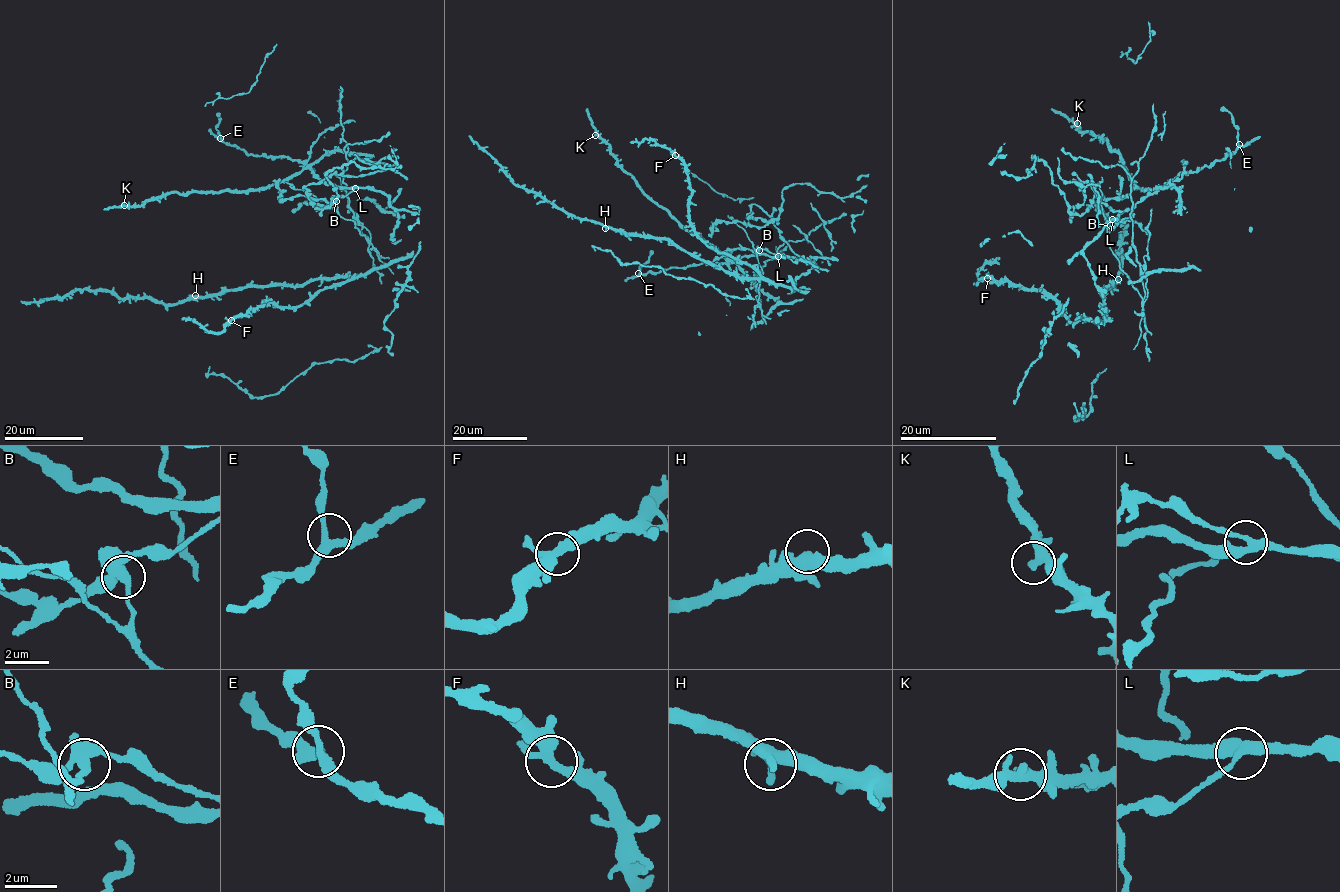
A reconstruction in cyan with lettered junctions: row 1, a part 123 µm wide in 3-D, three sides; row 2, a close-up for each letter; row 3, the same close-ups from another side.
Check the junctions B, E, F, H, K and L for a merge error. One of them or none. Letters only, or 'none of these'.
B

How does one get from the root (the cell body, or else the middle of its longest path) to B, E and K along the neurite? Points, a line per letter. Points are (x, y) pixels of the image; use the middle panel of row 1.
B: (809, 260), (759, 250)
E: (809, 260), (744, 255), (730, 263), (703, 262), (638, 273)
K: (809, 260), (758, 254), (738, 256), (732, 260), (727, 258), (650, 201), (618, 164), (611, 146), (595, 135)

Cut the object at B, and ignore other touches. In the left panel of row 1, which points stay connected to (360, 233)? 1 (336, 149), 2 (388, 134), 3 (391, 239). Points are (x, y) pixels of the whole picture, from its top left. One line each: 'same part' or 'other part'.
1: other part
2: same part
3: other part

